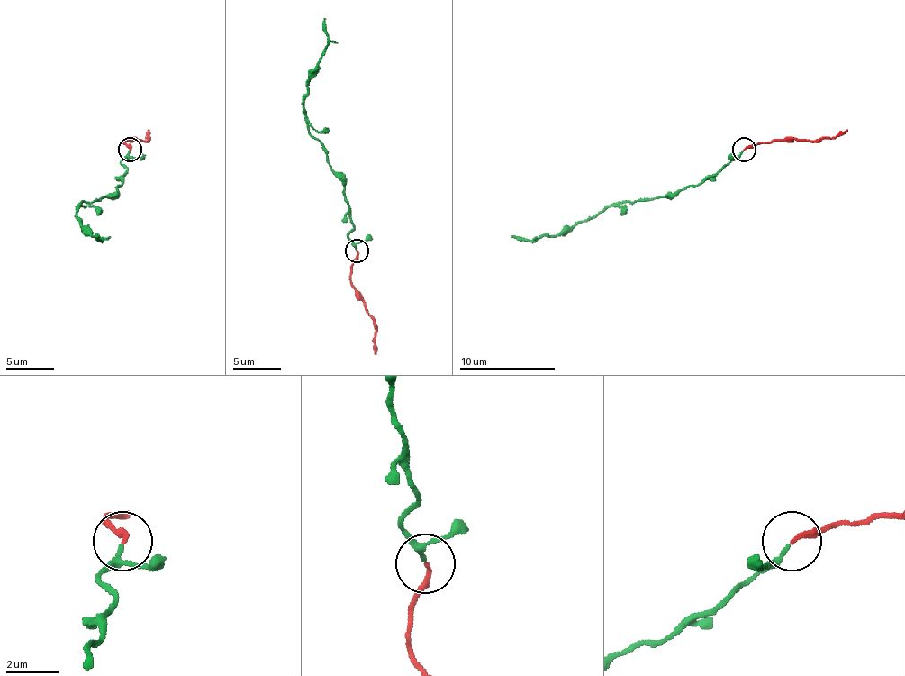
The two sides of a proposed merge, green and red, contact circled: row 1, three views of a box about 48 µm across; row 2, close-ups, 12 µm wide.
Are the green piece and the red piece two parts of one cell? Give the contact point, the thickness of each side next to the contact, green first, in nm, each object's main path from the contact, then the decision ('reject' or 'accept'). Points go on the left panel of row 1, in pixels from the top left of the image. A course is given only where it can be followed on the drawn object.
at (130, 149); 140 nm thick on the green side, 170 nm on the other; green runs (131, 150), (121, 161), (125, 171), (118, 190), (82, 203), (77, 210), (80, 222), (99, 236); red runs (131, 150), (123, 142), (147, 140), (149, 131); accept

